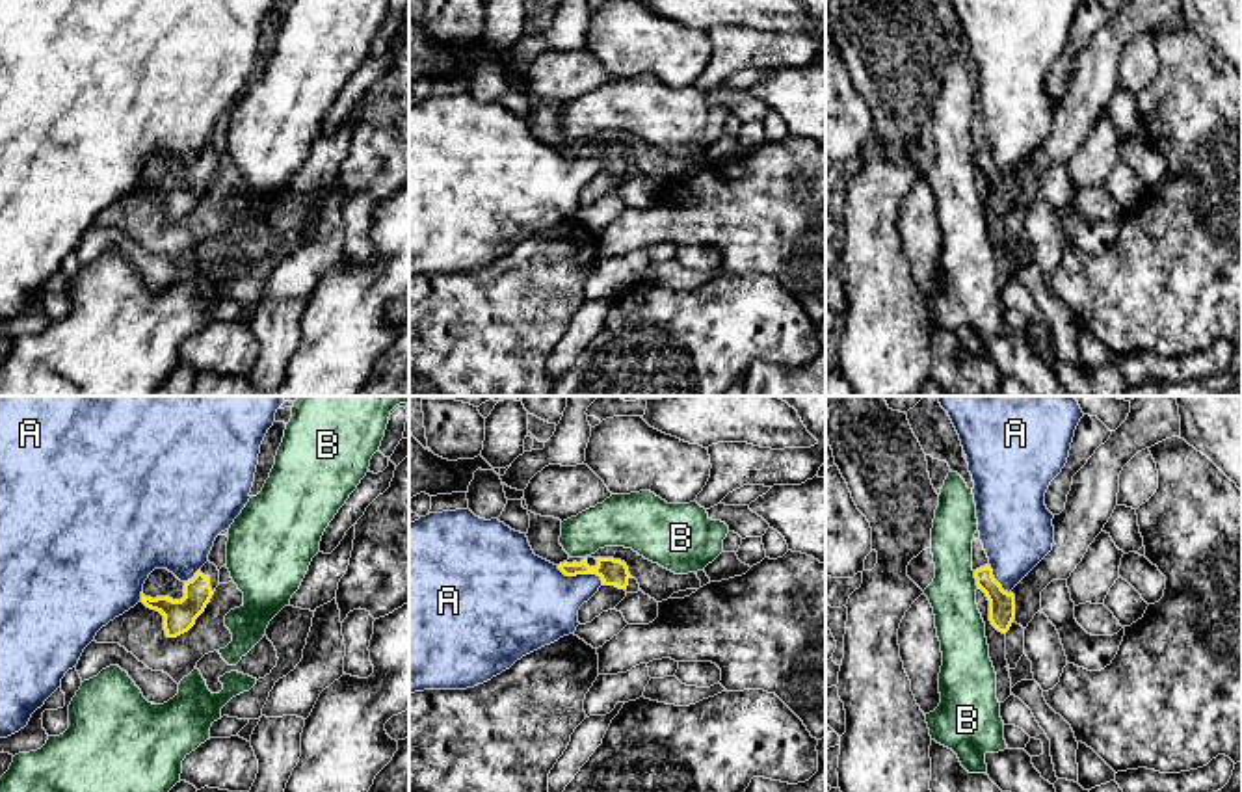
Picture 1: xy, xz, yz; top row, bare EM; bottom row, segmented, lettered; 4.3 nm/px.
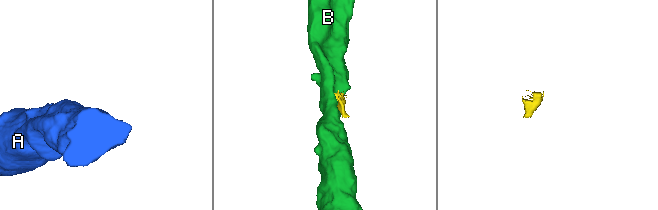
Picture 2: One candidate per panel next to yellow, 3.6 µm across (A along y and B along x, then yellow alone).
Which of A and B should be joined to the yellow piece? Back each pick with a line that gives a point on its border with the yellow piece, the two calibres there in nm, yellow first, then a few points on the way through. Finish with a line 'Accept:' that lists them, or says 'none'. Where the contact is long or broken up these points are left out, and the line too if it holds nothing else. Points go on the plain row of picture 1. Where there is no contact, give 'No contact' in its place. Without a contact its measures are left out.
Accept: none

